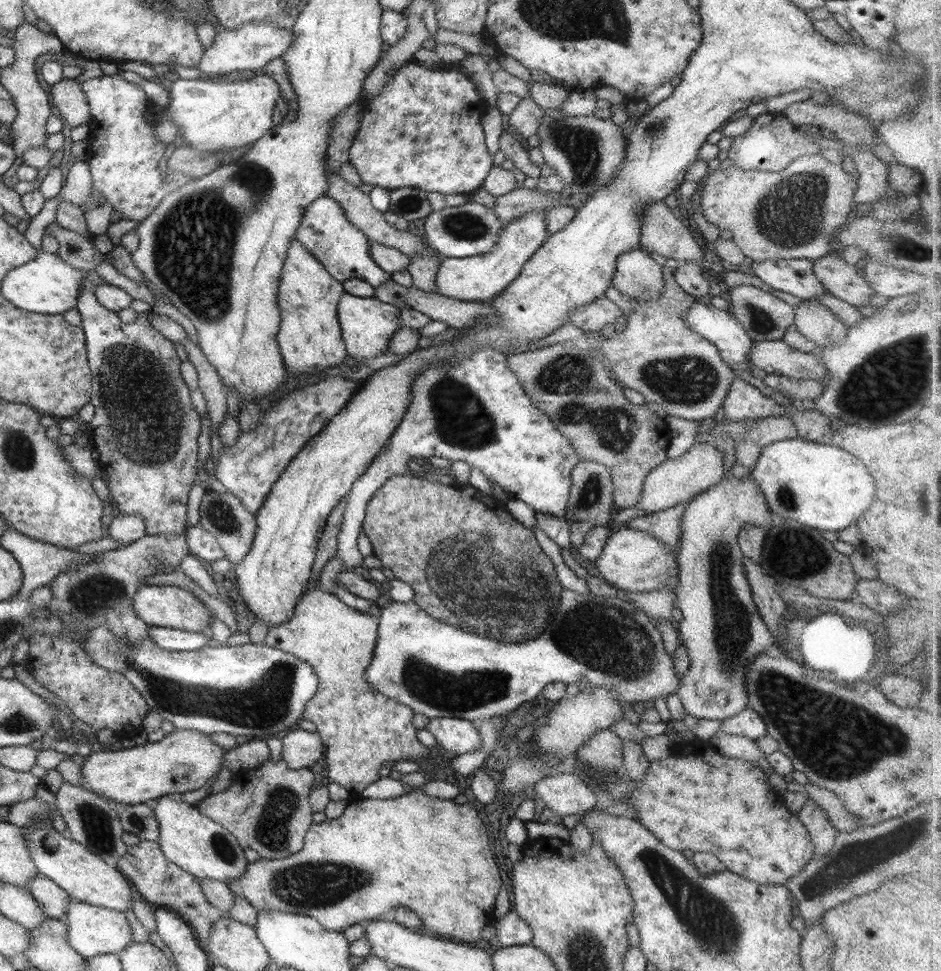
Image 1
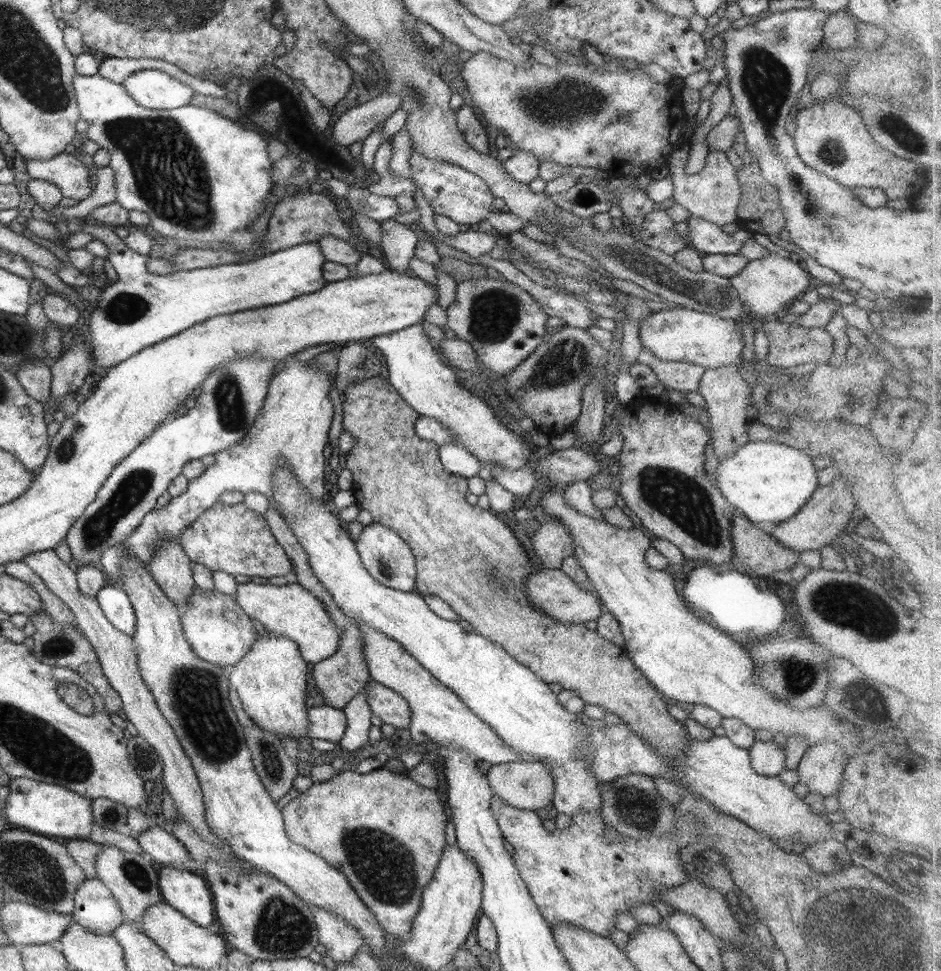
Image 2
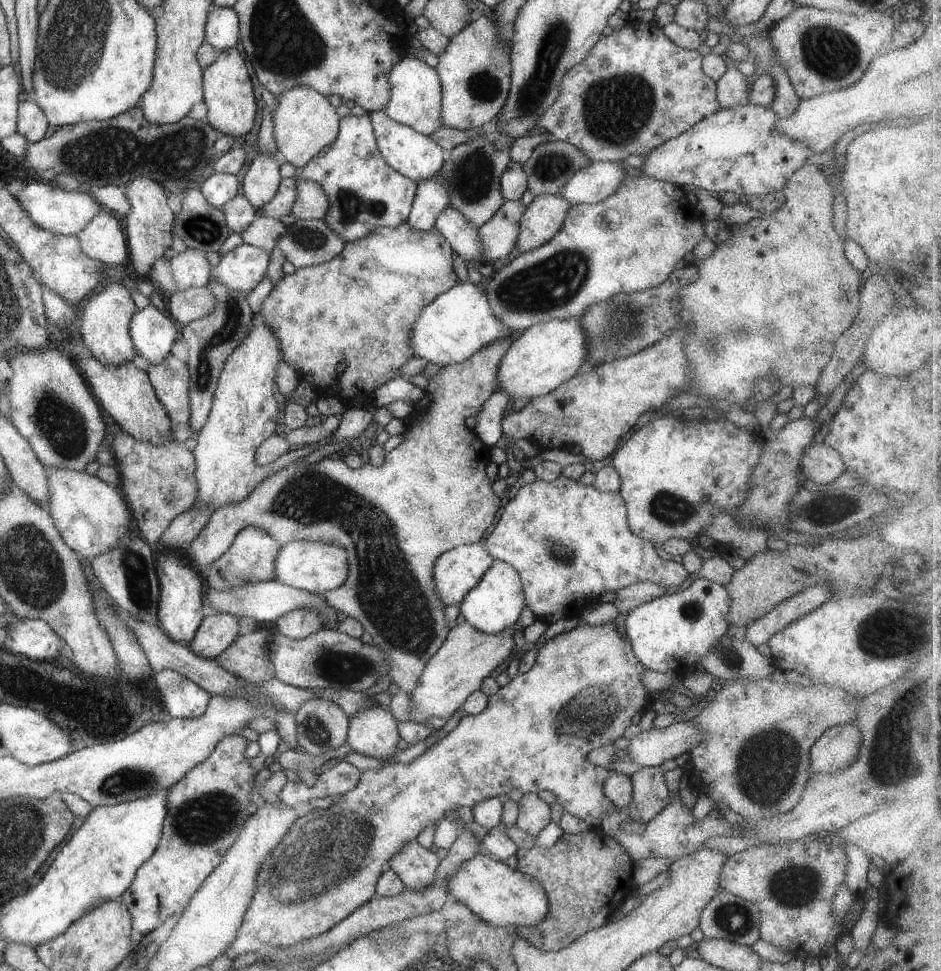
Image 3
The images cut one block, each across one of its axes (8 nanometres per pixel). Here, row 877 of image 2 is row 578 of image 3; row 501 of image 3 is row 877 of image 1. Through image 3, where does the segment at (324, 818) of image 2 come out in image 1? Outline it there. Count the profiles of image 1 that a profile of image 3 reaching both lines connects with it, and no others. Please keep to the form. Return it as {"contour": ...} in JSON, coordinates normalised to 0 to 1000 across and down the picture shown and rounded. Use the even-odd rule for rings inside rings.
{"contour":[[[443,813],[438,815],[438,817],[431,817],[423,822],[412,824],[385,823],[376,820],[361,841],[346,843],[341,848],[332,848],[332,851],[325,857],[323,871],[319,874],[319,877],[304,884],[293,886],[277,884],[269,889],[266,888],[259,894],[259,900],[253,906],[240,908],[240,911],[247,916],[249,923],[259,924],[275,940],[283,939],[283,937],[298,937],[298,939],[330,943],[339,949],[345,957],[353,960],[365,960],[370,954],[382,952],[382,950],[387,950],[387,947],[393,949],[413,944],[418,937],[421,936],[421,933],[434,933],[436,937],[440,937],[446,943],[451,954],[467,962],[468,966],[484,966],[484,968],[498,971],[512,967],[514,954],[526,947],[525,930],[527,930],[527,924],[531,920],[533,910],[531,898],[529,897],[527,886],[525,886],[525,878],[521,874],[521,865],[519,864],[516,851],[506,833],[504,833],[503,828],[498,826],[487,828],[481,823],[459,822],[457,821],[457,816],[451,817],[448,813]]]}

